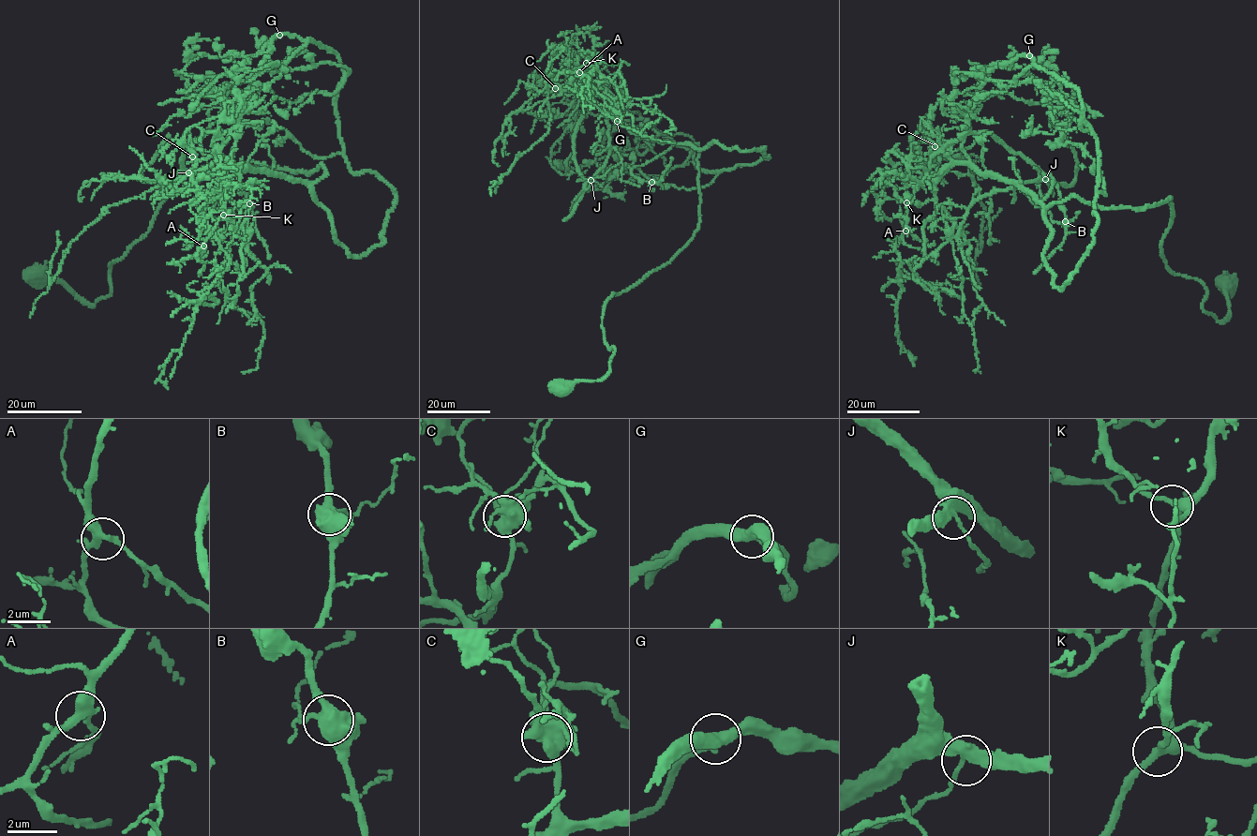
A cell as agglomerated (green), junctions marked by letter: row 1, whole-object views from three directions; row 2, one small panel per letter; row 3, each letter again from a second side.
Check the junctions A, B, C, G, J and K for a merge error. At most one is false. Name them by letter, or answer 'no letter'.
C

